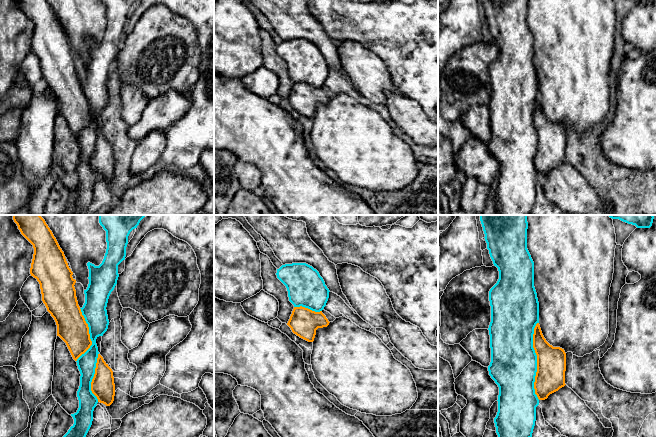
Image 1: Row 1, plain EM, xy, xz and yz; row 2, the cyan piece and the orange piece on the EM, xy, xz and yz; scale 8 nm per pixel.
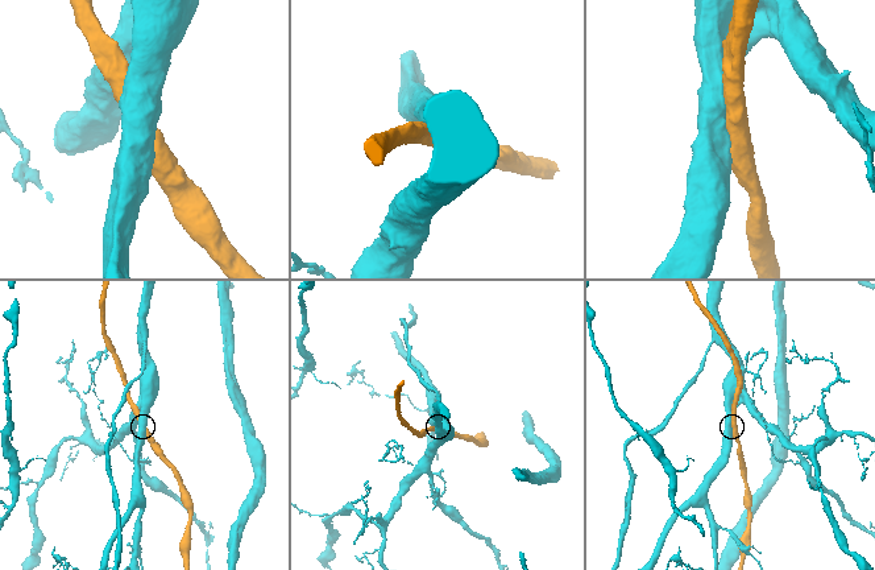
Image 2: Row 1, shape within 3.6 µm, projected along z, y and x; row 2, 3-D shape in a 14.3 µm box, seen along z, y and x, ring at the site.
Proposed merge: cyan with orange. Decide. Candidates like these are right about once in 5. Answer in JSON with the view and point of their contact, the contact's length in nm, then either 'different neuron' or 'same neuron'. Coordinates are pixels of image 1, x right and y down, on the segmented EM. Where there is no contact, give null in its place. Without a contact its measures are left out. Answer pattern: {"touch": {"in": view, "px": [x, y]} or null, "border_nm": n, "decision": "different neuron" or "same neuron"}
{"touch": {"in": "yz", "px": [536, 361]}, "border_nm": 600, "decision": "different neuron"}

